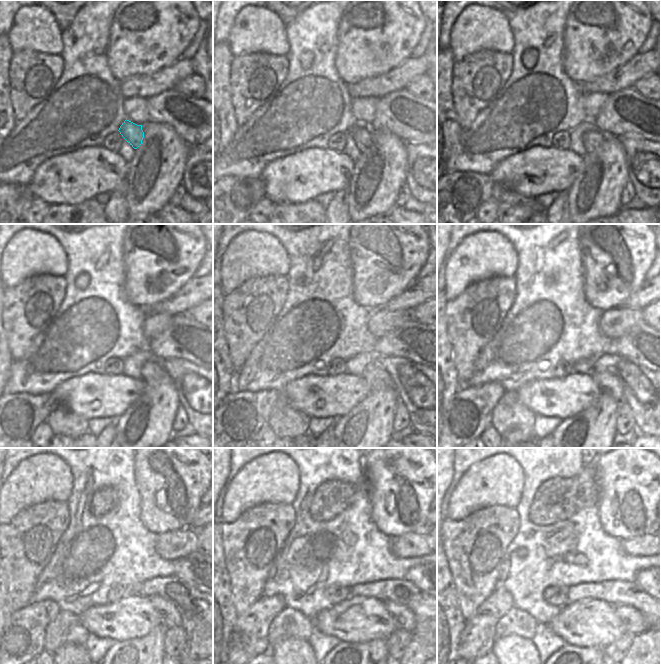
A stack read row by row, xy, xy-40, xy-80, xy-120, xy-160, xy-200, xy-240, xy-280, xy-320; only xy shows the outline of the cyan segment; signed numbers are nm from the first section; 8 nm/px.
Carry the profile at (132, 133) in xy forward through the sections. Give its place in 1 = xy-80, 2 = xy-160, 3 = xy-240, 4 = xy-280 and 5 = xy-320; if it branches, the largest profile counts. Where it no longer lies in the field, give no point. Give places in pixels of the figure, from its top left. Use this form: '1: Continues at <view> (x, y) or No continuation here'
1: Continues at xy-80 (592, 140)
2: Continues at xy-160 (376, 378)
3: Continues at xy-240 (170, 616)
4: Continues at xy-280 (403, 618)
5: Continues at xy-320 (633, 621)

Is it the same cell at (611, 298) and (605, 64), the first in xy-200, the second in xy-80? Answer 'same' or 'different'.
same

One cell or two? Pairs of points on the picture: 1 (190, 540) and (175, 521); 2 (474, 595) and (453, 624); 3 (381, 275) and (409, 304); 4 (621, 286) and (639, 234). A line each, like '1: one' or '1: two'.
1: two
2: two
3: two
4: one

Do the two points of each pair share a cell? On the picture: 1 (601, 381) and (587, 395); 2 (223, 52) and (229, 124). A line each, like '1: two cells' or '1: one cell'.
1: two cells
2: one cell

